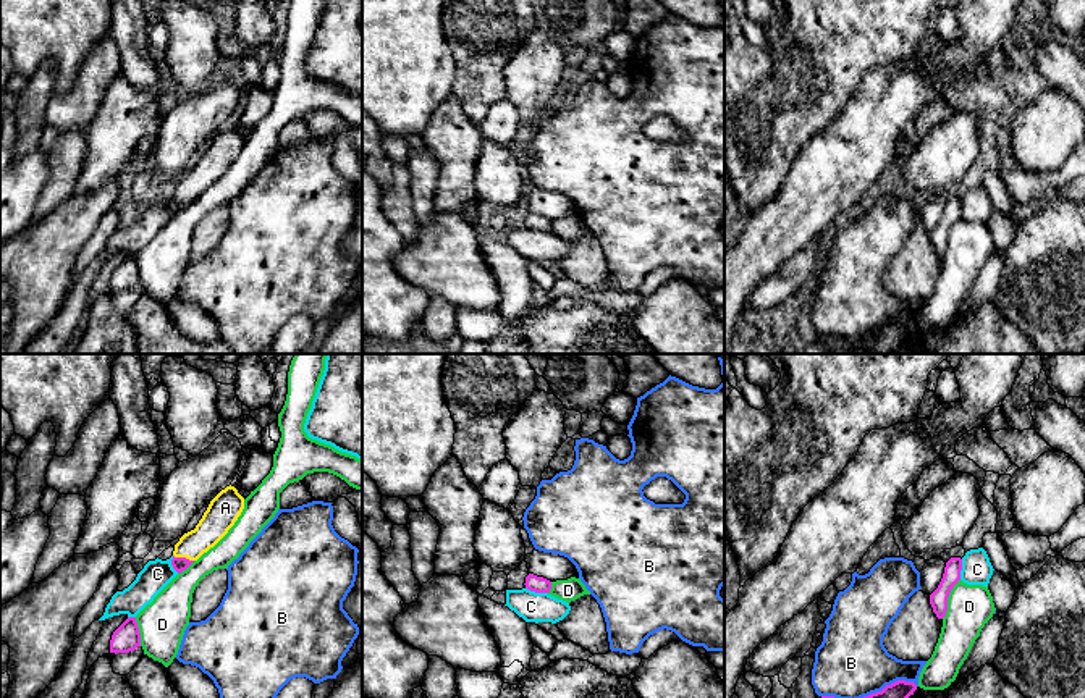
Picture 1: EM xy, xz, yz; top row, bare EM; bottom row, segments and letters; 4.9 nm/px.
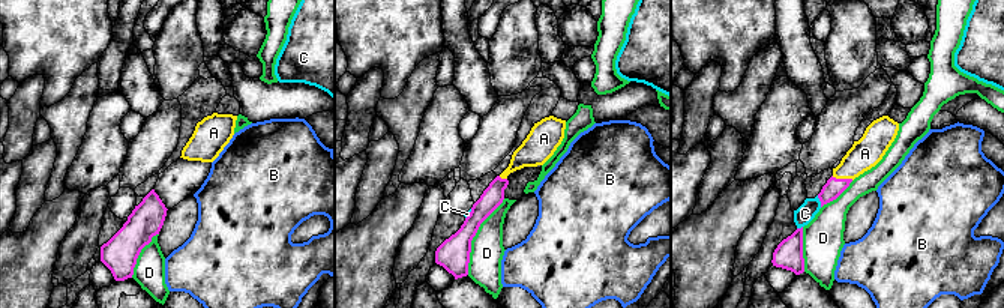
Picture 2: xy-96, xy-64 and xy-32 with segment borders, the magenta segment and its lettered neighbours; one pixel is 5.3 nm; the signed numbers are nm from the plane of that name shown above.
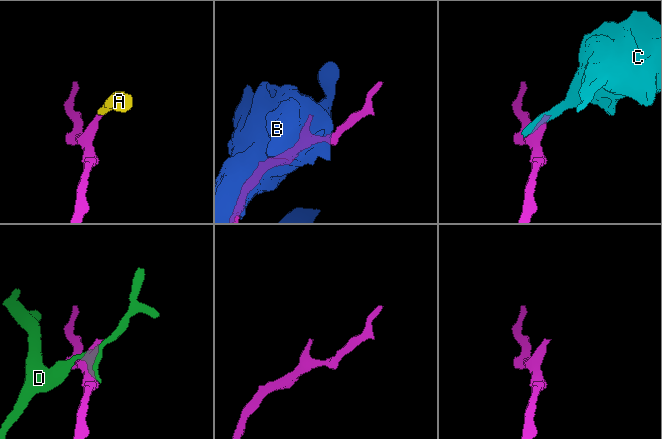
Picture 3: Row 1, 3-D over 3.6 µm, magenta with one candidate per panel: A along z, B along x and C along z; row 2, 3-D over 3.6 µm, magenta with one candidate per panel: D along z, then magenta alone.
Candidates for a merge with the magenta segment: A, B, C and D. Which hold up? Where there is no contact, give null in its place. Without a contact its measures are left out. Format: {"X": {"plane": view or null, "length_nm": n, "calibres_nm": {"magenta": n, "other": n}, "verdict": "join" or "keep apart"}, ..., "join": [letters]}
{"A": {"plane": "xy", "length_nm": 110, "calibres_nm": {"magenta": 70, "other": 150}, "verdict": "join"}, "B": {"plane": "yz", "length_nm": 300, "calibres_nm": {"magenta": 140, "other": 360}, "verdict": "keep apart"}, "C": {"plane": "xz", "length_nm": 120, "calibres_nm": {"magenta": 80, "other": 150}, "verdict": "keep apart"}, "D": {"plane": "yz", "length_nm": 220, "calibres_nm": {"magenta": 90, "other": 220}, "verdict": "keep apart"}, "join": ["A"]}

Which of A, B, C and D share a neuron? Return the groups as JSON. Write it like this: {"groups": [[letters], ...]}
{"groups": [["A"], ["B"], ["C"], ["D"]]}

